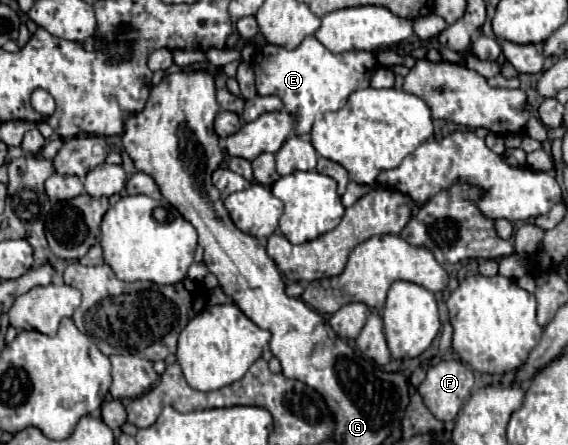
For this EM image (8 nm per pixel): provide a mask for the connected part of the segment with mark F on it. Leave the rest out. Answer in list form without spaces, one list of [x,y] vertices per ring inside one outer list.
[[[456,359],[432,365],[426,373],[426,379],[418,387],[426,407],[442,423],[450,423],[456,419],[464,401],[472,395],[472,389],[472,369]]]

